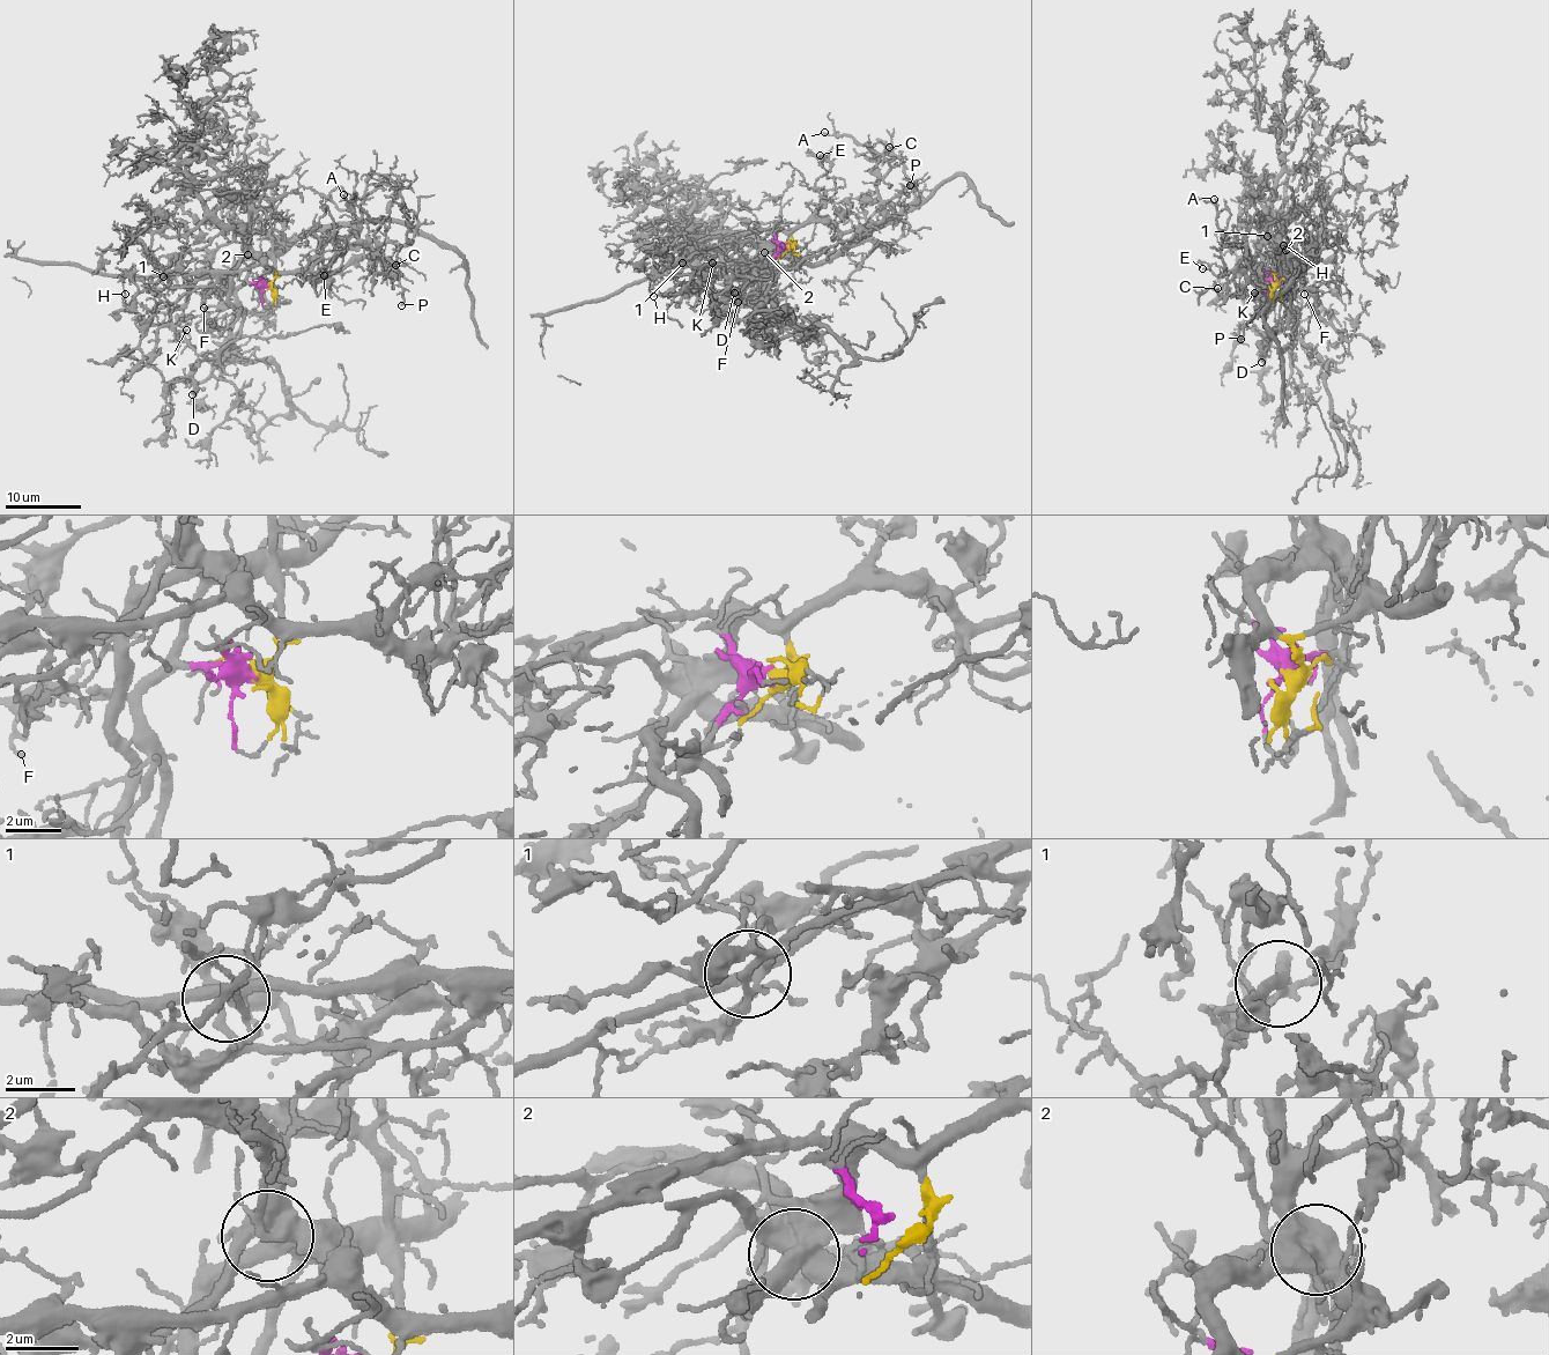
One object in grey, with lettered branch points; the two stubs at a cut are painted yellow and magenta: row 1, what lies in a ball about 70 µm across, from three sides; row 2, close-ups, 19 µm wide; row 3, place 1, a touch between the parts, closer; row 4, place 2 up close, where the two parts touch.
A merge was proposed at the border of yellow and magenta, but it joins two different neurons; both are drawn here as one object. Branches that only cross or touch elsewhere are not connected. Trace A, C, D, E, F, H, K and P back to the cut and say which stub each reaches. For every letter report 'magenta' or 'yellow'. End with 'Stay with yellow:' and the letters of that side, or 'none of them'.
A: yellow
C: yellow
D: magenta
E: yellow
F: magenta
H: yellow
K: magenta
P: yellow
Stay with yellow: A, C, E, H, P

